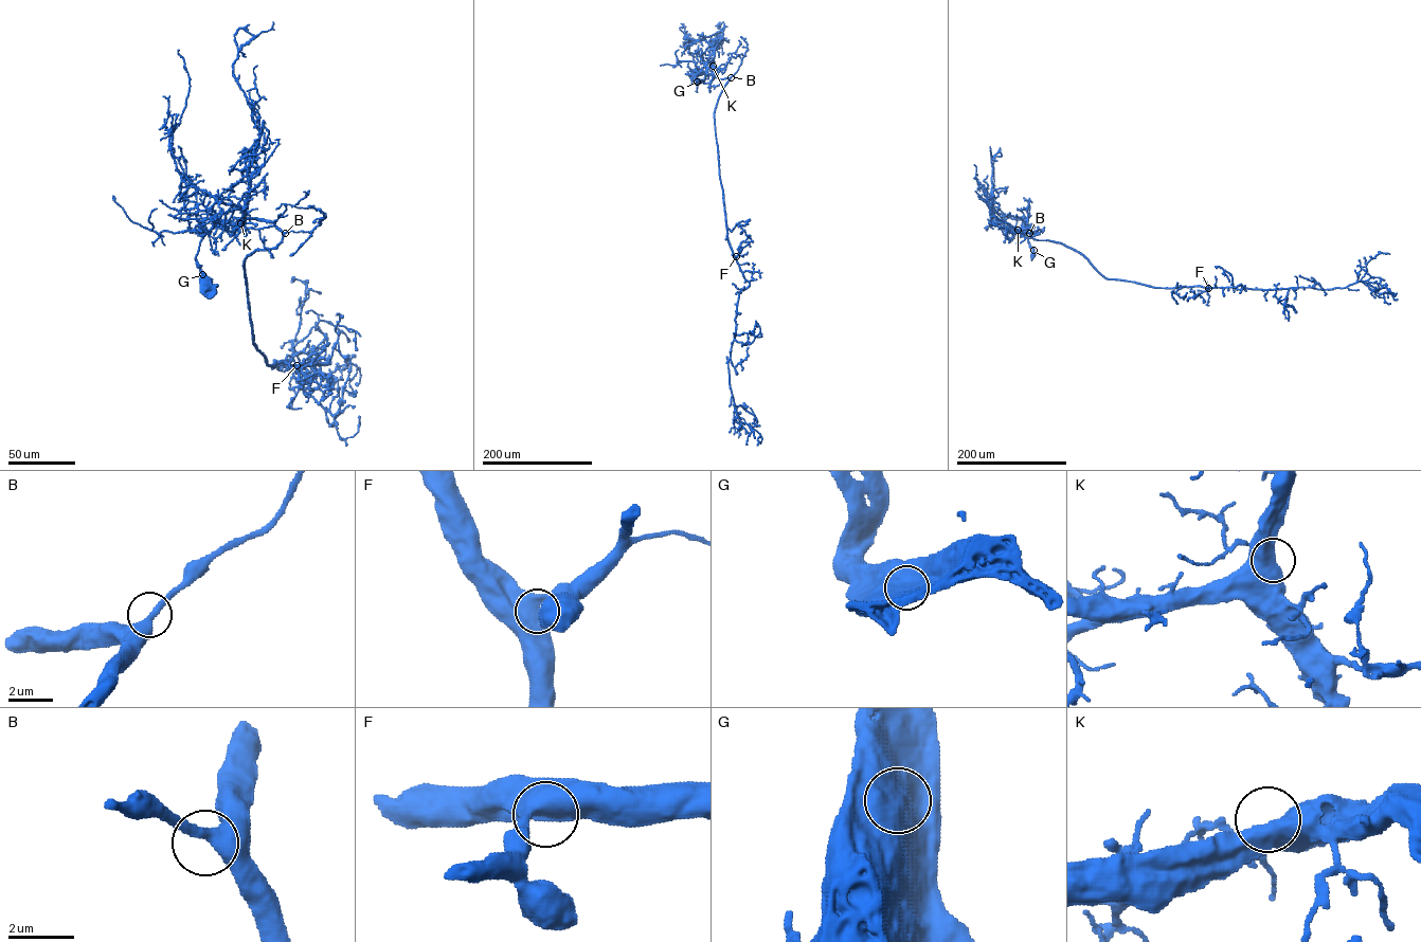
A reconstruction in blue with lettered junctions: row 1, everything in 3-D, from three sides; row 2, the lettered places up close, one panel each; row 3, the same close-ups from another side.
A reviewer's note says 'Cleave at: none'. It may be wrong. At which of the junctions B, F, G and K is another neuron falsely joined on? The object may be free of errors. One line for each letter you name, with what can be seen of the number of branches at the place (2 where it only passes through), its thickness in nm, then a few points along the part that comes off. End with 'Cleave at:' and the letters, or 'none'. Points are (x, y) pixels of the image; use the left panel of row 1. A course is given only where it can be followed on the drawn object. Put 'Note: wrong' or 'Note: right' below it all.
Cleave at: none
Note: right

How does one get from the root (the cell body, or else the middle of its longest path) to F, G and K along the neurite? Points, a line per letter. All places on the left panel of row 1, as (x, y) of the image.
F: (207, 287), (203, 236), (271, 221), (283, 239), (244, 263), (253, 342), (269, 365), (297, 365)
G: (207, 287), (202, 274)
K: (207, 287), (207, 275), (196, 259), (199, 242), (213, 228), (240, 223)

